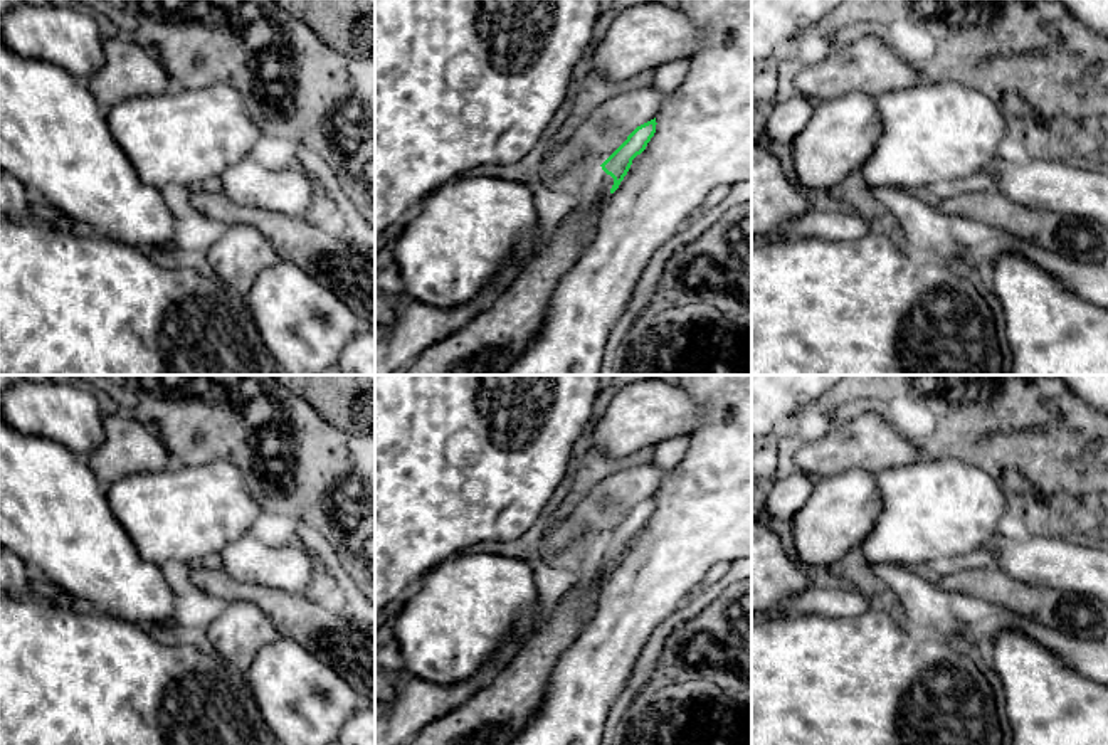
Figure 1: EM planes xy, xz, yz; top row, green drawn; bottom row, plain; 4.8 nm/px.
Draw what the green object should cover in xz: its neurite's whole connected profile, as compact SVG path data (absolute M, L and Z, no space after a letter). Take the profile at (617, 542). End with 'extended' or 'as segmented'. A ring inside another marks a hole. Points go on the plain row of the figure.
M656 494L637 503L627 516L590 552L577 560L578 579L587 582L614 570L627 552L632 536L641 531L656 510Z | extended

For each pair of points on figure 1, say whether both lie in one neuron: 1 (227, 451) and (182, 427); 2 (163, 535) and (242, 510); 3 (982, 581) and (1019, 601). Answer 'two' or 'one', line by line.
1: one
2: one
3: one

